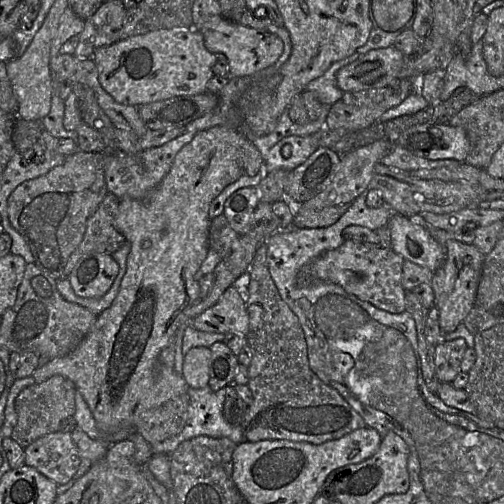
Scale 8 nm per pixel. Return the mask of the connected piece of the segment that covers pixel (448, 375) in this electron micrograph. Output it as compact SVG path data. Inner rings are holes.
M465 339L443 341L436 346L435 368L441 383L451 383L461 371L461 362L468 345Z

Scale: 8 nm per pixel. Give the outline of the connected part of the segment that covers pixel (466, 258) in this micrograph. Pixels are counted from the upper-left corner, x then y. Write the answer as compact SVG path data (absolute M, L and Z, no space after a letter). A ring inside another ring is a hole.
M448 240L445 245L445 261L434 272L431 286L435 305L439 310L439 323L443 334L454 332L466 319L474 306L480 283L485 256L473 245L457 240Z

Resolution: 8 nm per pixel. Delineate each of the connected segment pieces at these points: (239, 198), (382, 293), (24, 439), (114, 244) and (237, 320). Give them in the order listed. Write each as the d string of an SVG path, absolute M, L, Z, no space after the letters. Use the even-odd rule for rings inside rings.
M258 187L241 188L225 201L223 215L237 234L244 235L250 229L251 220L259 202Z
M345 240L337 249L327 251L310 265L310 275L320 282L340 285L347 293L356 296L384 311L399 314L406 311L406 290L402 285L405 259L391 248Z
M55 375L23 389L15 402L18 415L17 424L13 428L11 438L24 450L38 438L57 432L62 421L75 414L75 384L66 377Z
M107 193L95 213L88 219L83 240L71 254L65 269L64 277L68 277L80 259L90 253L105 253L112 255L126 238L115 225L120 199Z
M236 286L229 287L212 307L191 321L194 329L206 333L237 333L246 337L249 316L245 296Z

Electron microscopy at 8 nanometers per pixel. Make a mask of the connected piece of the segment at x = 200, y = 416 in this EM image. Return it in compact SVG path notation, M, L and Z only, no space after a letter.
M207 385L201 389L189 388L188 419L183 431L172 438L151 444L155 453L169 455L184 441L198 436L229 438L236 444L245 442L240 425L229 423L223 416L226 387L214 392Z

